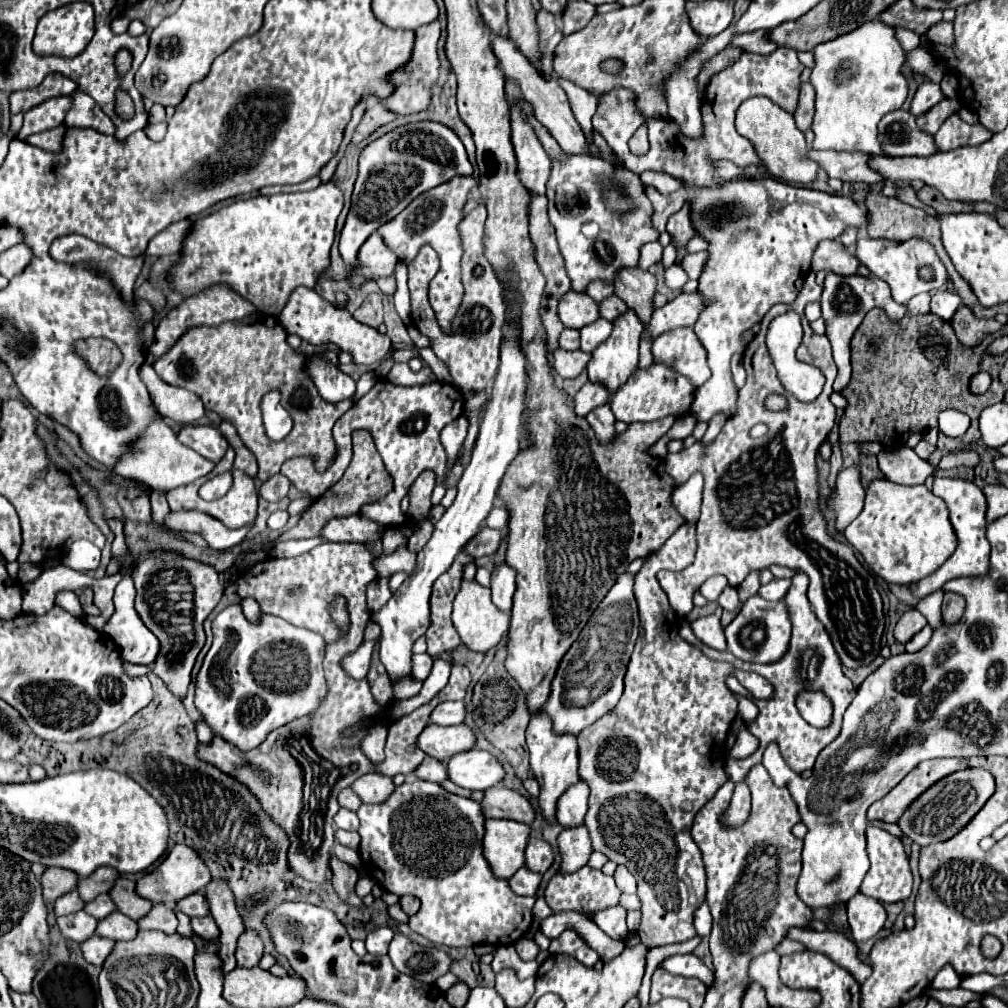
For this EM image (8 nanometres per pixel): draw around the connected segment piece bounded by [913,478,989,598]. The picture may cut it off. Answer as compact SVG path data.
M935 478L933 482L933 494L943 498L949 514L951 514L951 524L957 532L959 538L959 546L955 550L955 554L931 576L923 578L921 582L917 582L913 586L913 594L917 598L925 598L927 594L939 590L947 580L951 578L959 578L959 576L983 576L989 570L989 542L985 538L985 512L987 512L987 500L985 494L979 486L975 486L973 482L967 480L959 480L959 478Z

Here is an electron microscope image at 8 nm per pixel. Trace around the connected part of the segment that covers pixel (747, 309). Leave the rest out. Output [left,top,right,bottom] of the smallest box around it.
[683,176,867,422]

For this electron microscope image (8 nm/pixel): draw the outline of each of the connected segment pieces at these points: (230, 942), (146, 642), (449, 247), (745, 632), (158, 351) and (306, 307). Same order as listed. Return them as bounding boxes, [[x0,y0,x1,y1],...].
[[205,878,245,972],[103,576,159,664],[377,176,477,334],[725,594,791,664],[149,286,255,362],[279,288,391,364]]

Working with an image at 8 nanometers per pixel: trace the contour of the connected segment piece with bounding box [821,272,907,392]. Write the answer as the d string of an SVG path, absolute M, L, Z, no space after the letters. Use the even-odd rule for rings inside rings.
M827 272L825 278L825 286L823 286L823 294L821 294L821 308L823 308L823 320L827 326L827 338L833 346L833 358L835 364L839 368L839 374L845 374L845 382L837 382L835 392L843 392L851 380L851 338L855 334L855 330L859 328L859 324L863 322L865 314L871 308L883 308L887 312L887 316L891 320L899 320L907 314L907 306L893 302L891 298L891 290L889 286L879 280L879 278L865 278L865 276L839 276L839 274L831 274Z

